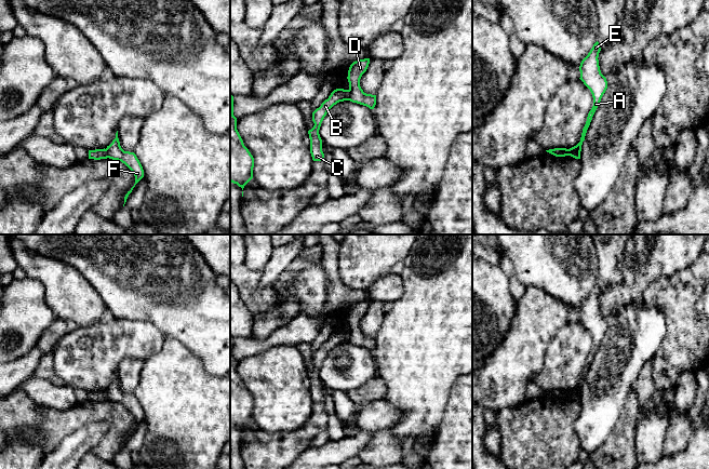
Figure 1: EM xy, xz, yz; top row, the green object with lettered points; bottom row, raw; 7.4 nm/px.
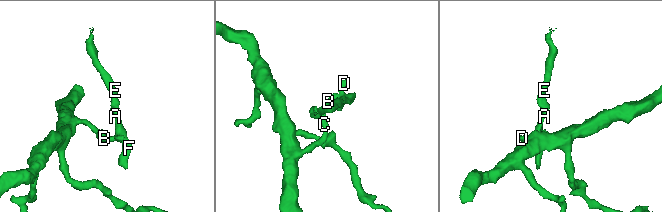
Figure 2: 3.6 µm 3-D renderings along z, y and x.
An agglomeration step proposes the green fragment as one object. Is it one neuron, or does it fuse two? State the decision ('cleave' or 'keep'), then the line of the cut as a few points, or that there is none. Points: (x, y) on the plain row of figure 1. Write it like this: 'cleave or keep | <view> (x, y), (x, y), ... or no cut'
cleave | xz (347, 332), (348, 342)

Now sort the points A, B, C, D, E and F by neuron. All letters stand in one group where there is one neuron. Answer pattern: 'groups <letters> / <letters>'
groups A D E F / B C

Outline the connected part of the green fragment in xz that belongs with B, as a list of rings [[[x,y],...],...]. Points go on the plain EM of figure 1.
[[[336,331],[334,332],[327,341],[325,341],[319,350],[312,354],[313,370],[308,373],[310,380],[310,396],[313,403],[323,403],[324,396],[322,393],[322,381],[319,376],[321,365],[326,358],[327,353],[337,345],[348,343],[348,332]]]

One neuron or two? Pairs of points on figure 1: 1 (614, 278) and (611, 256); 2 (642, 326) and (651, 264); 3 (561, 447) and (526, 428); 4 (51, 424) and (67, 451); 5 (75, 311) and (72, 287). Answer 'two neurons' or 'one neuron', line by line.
1: one neuron
2: two neurons
3: one neuron
4: two neurons
5: one neuron

